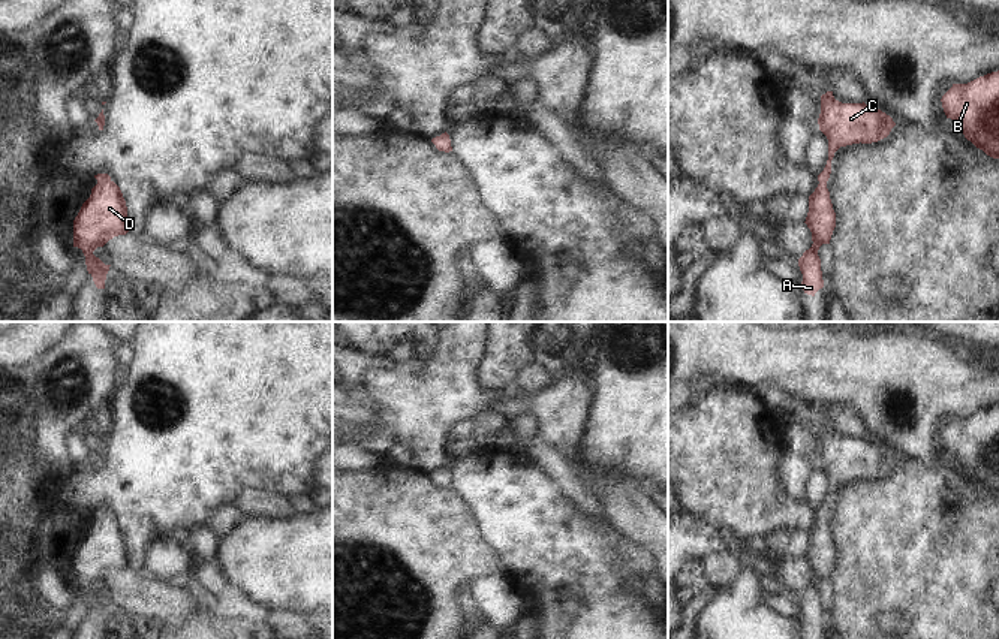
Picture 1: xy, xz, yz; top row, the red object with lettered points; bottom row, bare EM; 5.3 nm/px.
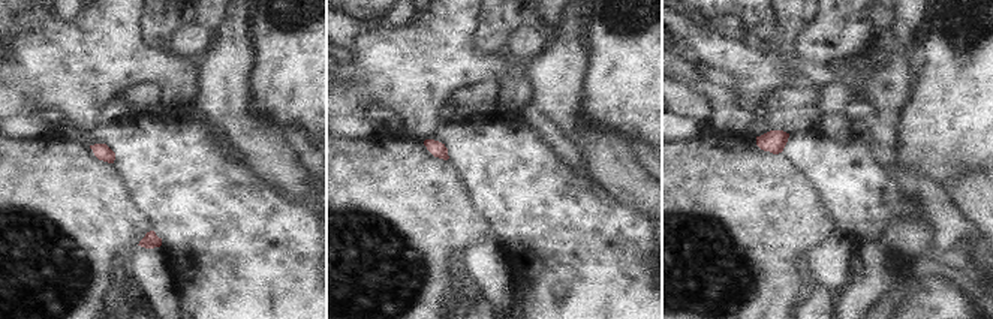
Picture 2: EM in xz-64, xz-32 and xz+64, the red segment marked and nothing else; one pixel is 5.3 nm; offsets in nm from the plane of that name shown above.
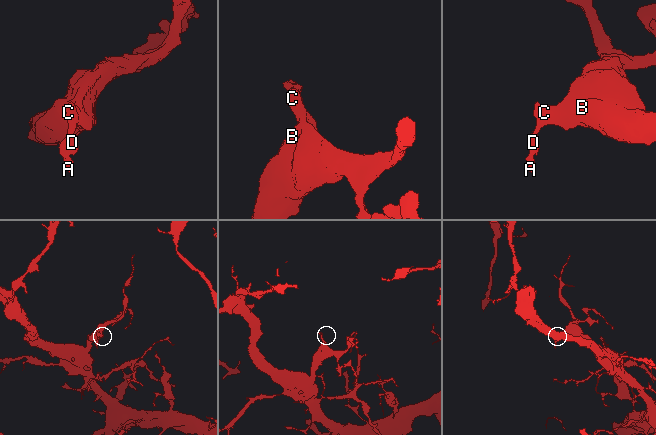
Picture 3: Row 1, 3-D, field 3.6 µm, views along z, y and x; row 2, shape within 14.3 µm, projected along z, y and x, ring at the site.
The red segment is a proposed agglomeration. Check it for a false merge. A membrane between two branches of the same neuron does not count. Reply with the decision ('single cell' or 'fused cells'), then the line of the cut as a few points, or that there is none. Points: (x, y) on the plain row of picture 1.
single cell | no cut

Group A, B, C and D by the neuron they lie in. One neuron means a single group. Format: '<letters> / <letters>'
A B C D

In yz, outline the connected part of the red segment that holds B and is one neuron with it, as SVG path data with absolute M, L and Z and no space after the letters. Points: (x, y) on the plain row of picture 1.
M999 406L968 419L953 419L941 434L947 453L954 455L962 468L987 491L999 494Z

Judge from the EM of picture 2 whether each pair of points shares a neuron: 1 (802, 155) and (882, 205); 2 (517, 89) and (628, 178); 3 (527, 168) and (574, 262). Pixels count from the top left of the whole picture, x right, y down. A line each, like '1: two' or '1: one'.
1: one
2: two
3: one

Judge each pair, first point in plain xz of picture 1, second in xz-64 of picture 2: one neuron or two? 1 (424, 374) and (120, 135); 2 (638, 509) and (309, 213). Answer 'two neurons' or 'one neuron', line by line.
1: two neurons
2: two neurons

